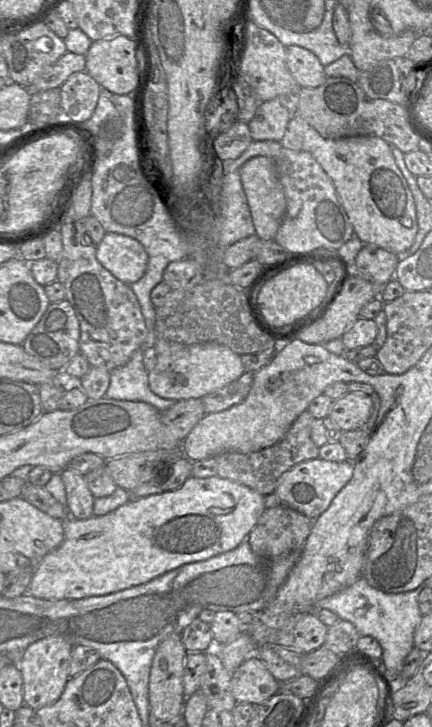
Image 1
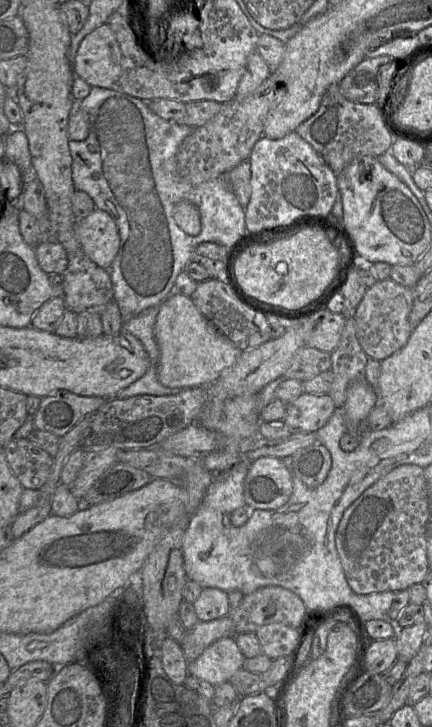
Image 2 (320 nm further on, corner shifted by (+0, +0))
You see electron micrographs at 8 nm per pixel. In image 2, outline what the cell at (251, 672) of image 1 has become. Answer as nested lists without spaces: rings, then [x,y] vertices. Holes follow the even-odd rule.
[[[223,637],[206,648],[196,660],[188,663],[188,672],[216,687],[229,682],[243,668],[244,660],[245,656],[236,644],[235,637]]]

